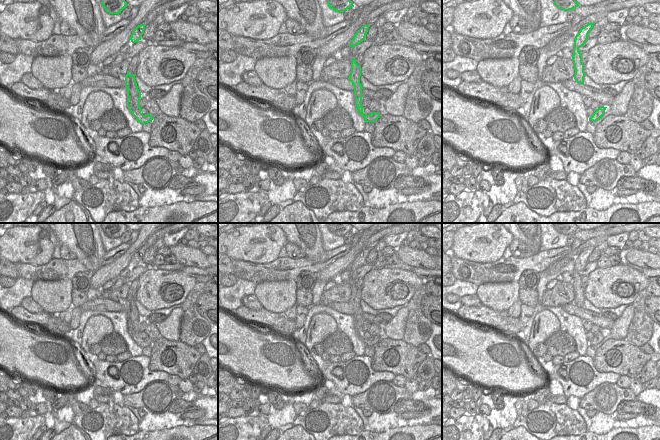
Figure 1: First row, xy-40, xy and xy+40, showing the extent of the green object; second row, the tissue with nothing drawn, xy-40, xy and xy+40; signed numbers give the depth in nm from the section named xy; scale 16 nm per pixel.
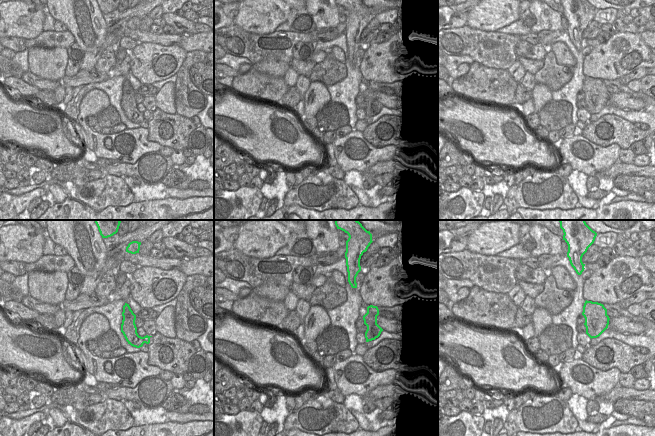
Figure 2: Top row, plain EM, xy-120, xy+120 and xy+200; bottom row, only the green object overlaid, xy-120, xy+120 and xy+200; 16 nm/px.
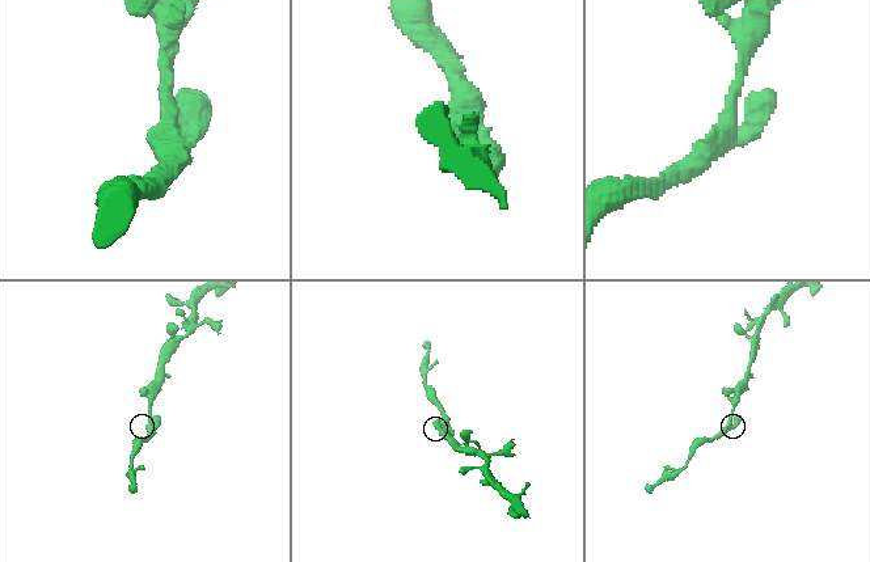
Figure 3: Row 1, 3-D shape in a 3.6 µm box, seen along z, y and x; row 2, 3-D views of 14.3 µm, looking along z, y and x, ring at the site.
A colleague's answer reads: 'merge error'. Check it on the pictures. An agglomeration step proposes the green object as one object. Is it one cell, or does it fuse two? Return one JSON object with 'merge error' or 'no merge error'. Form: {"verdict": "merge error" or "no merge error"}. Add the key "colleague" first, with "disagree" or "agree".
{"colleague": "disagree", "verdict": "no merge error"}

